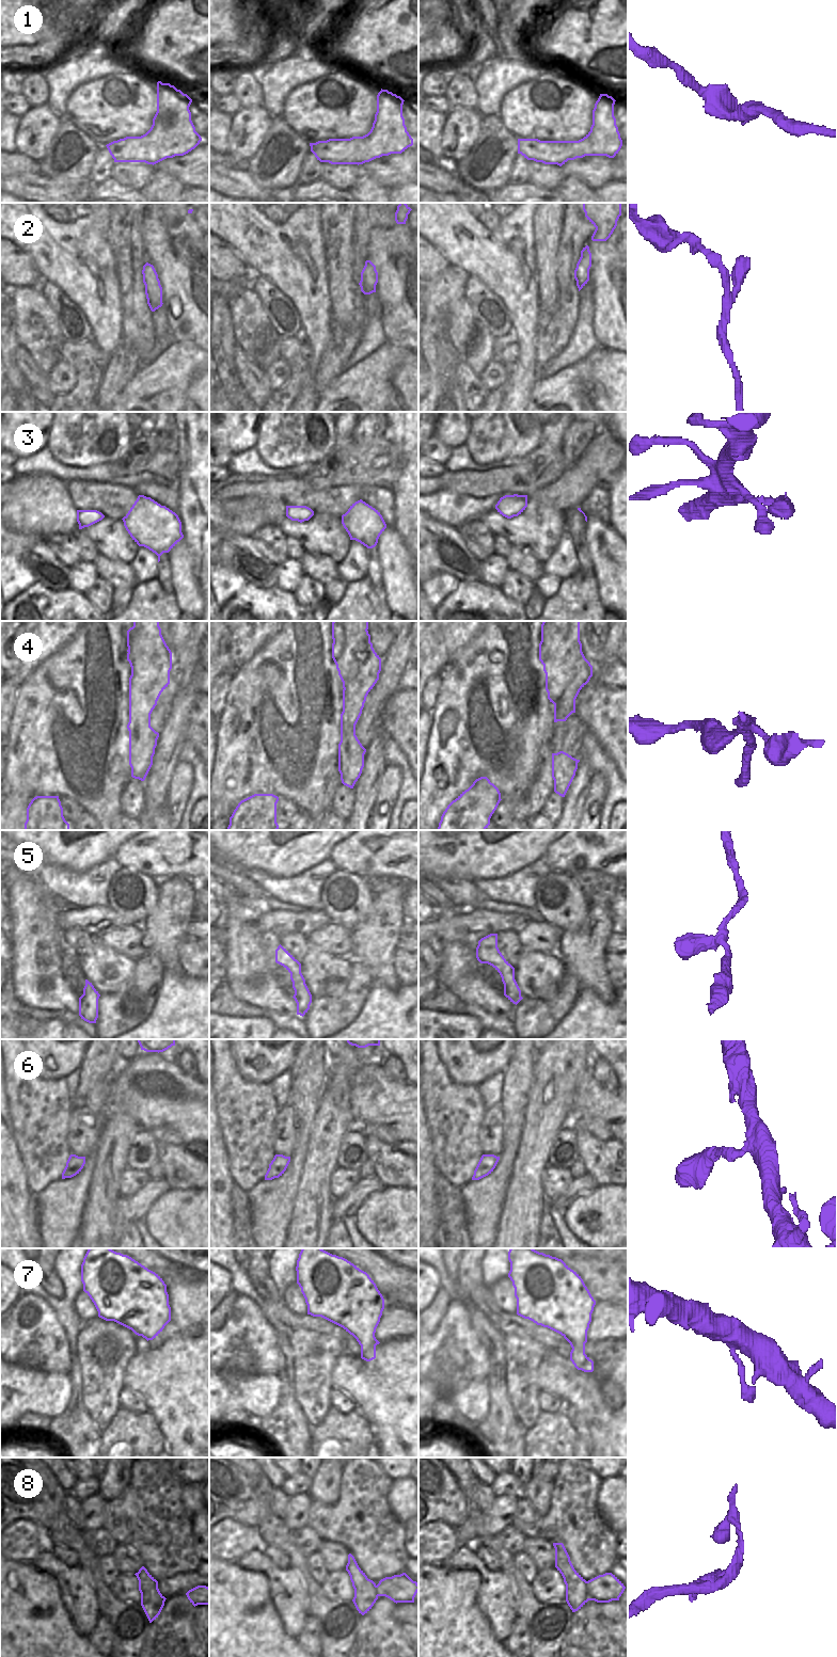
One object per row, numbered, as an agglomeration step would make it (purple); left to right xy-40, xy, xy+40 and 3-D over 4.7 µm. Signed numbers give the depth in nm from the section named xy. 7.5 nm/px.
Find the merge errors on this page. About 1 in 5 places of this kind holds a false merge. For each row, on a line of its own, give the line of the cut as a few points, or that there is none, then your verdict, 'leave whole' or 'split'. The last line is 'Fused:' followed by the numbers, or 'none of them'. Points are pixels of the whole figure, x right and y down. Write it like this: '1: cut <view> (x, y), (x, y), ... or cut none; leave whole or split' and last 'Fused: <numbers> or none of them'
1: cut none; leave whole
2: cut none; leave whole
3: cut none; leave whole
4: cut xy (369, 641), (366, 643), (366, 660), (359, 672), (343, 687); split
5: cut none; leave whole
6: cut none; leave whole
7: cut none; leave whole
8: cut xy+40 (586, 1581), (589, 1599); split
Fused: 4, 8

